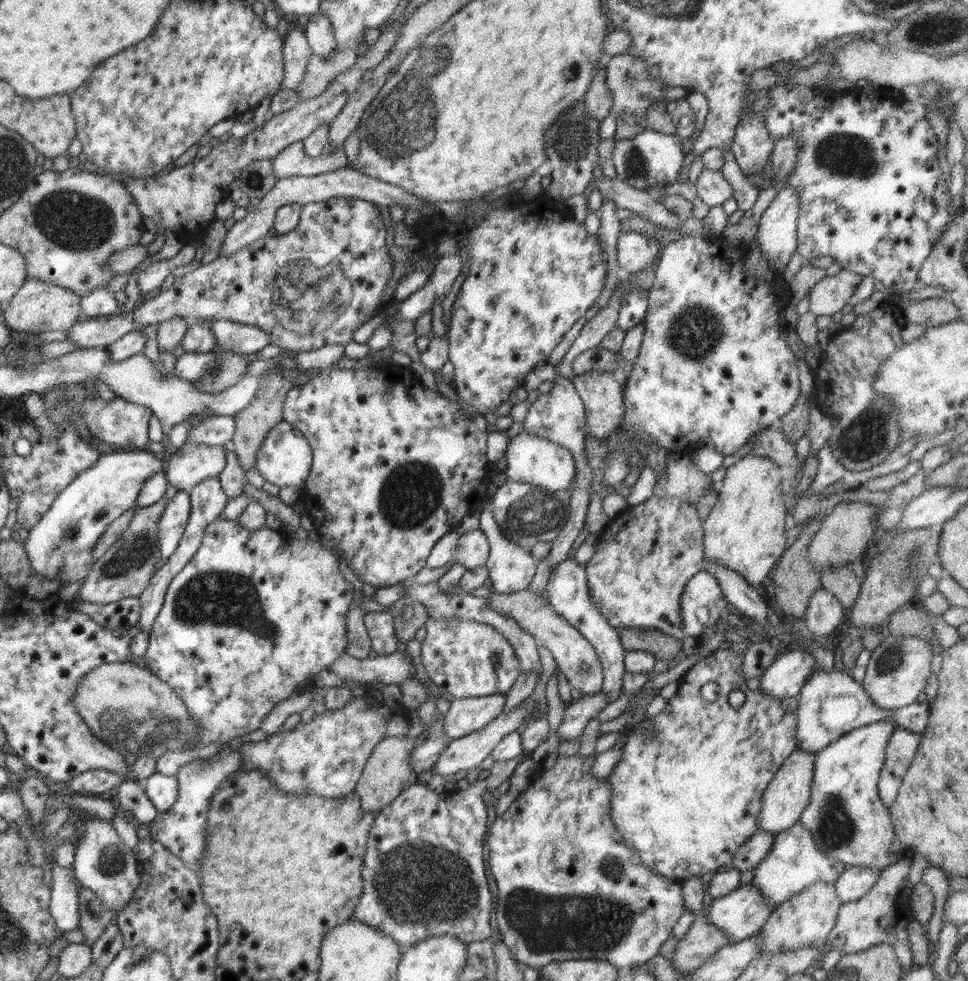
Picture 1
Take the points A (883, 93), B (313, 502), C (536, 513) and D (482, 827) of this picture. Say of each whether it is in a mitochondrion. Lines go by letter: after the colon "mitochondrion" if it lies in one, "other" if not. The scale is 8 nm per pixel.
A: other
B: other
C: mitochondrion
D: other

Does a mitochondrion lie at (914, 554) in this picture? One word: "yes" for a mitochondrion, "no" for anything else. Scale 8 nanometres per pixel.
yes

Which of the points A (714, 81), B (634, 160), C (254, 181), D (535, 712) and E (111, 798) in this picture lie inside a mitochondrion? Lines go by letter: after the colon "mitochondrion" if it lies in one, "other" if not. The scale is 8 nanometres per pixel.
A: other
B: mitochondrion
C: mitochondrion
D: other
E: other

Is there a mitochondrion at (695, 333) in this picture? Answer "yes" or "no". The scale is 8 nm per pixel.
yes

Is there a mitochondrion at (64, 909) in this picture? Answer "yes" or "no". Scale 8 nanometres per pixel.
no

